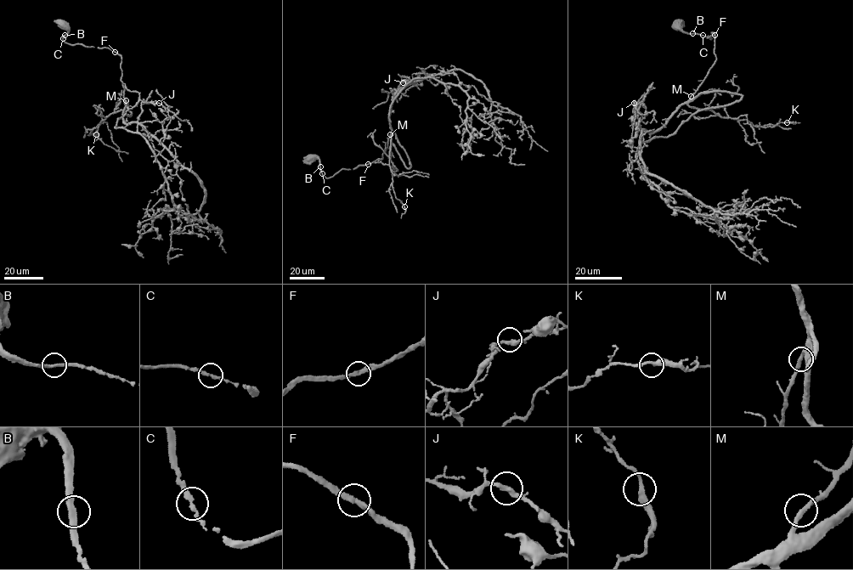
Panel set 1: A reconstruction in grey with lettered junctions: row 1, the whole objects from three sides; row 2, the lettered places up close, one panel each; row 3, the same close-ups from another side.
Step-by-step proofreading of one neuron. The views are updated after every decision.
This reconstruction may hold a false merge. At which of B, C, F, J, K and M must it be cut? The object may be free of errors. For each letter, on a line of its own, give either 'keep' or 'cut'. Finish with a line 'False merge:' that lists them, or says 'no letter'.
B: keep
C: keep
F: keep
J: keep
K: keep
M: keep
False merge: no letter

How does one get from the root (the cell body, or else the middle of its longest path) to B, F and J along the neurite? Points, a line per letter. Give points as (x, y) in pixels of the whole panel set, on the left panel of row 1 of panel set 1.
B: (61, 22), (68, 31), (64, 35)
F: (61, 22), (68, 31), (63, 36), (64, 42), (106, 47), (115, 52)
J: (61, 22), (68, 31), (64, 42), (110, 48), (121, 56), (126, 123), (137, 121), (142, 102), (159, 103)

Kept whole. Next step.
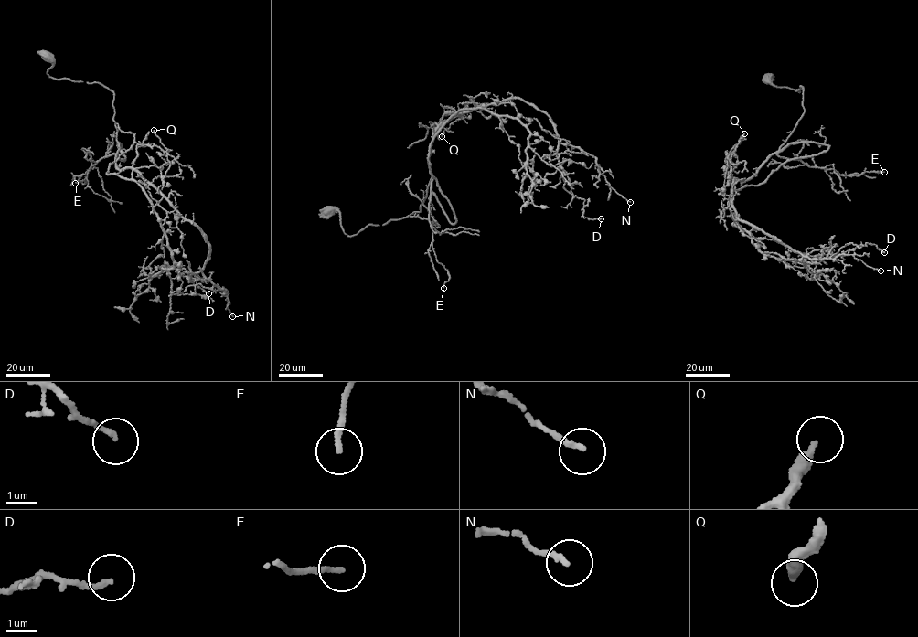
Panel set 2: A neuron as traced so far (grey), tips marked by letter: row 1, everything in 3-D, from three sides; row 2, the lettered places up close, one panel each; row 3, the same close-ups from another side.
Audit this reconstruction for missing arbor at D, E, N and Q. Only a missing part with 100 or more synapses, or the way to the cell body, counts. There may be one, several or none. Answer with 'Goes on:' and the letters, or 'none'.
Goes on: none

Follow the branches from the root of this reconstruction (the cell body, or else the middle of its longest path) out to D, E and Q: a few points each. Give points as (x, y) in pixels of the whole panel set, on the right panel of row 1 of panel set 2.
D: (768, 76), (803, 86), (804, 113), (757, 172), (733, 182), (737, 217), (806, 255), (851, 242), (884, 252)
E: (768, 76), (774, 86), (804, 89), (804, 113), (779, 148), (779, 156), (841, 175), (884, 172)
Q: (768, 76), (774, 86), (803, 86), (804, 113), (743, 181), (731, 175), (726, 153), (744, 133)

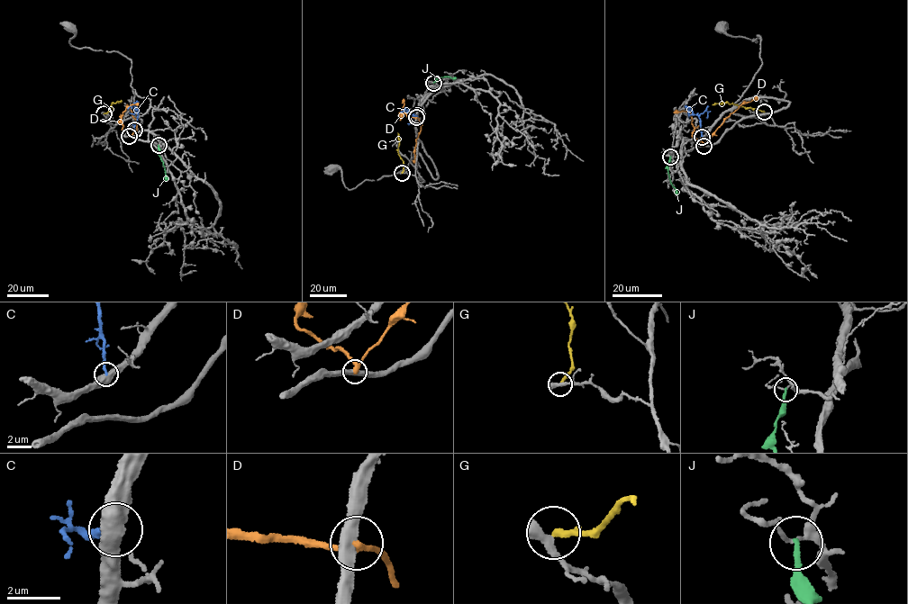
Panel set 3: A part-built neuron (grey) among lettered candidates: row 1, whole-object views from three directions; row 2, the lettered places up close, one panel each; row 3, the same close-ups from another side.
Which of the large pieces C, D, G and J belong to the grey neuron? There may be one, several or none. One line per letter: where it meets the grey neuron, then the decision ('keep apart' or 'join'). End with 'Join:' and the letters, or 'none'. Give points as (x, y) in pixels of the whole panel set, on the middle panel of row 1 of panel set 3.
C: meets grey at (417, 115); keep apart
D: meets grey at (416, 117); keep apart
G: meets grey at (402, 173); keep apart
J: meets grey at (433, 83); keep apart
Join: none

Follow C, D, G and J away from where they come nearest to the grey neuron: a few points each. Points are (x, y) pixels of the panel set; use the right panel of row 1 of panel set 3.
C: (702, 137), (699, 116), (689, 109), (689, 117)
D: (703, 146), (730, 113), (758, 95)
G: (764, 112), (731, 103), (712, 104)
J: (670, 157), (667, 173), (677, 195)

